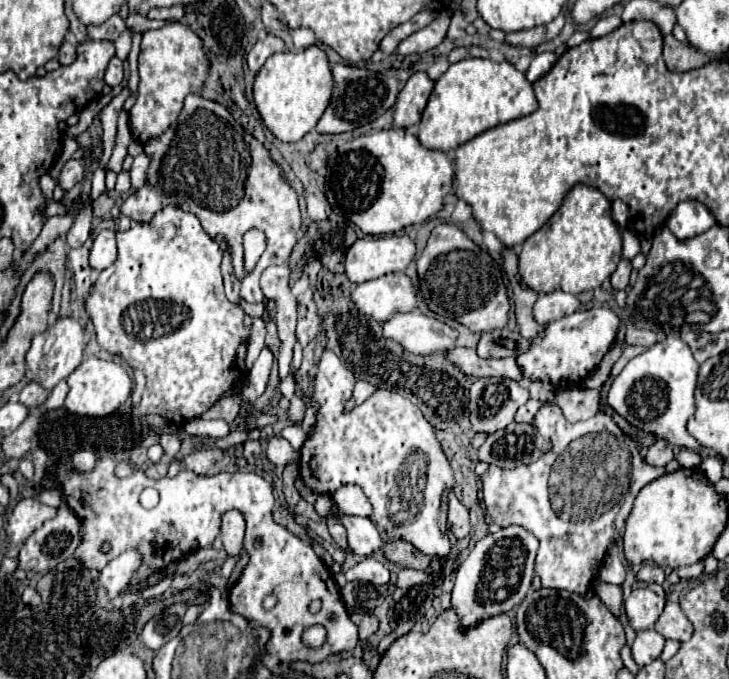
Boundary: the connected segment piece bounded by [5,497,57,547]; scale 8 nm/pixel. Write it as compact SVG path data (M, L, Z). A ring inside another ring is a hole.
M29 497L29 499L21 499L15 509L9 515L7 527L5 527L5 535L7 535L7 545L9 547L17 547L21 545L29 533L33 533L33 529L41 527L45 519L55 517L57 509L55 507L47 507L43 503L39 503L37 499Z

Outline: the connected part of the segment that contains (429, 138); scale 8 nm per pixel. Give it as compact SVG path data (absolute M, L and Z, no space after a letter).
M463 59L435 81L435 89L423 111L419 141L427 149L449 151L471 141L473 137L501 123L531 115L537 109L531 83L508 61L493 63L489 59Z

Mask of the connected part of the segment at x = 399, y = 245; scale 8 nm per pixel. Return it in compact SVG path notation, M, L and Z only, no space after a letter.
M409 235L363 237L345 255L345 275L353 283L365 283L387 273L403 271L415 257L415 243Z

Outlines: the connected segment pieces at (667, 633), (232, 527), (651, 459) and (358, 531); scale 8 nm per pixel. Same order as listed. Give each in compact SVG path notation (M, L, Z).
M667 601L665 611L655 623L655 629L665 637L673 641L687 641L693 635L693 625L689 625L689 619L681 611L679 603Z
M237 511L237 523L227 523L227 519L229 515L223 515L223 523L221 523L223 547L229 555L239 555L243 545L243 535L245 535L245 519L239 511Z
M657 439L657 441L649 447L649 451L647 451L647 455L645 455L645 461L647 461L649 465L653 465L653 467L665 467L671 459L673 459L673 449L671 449L669 443L665 443L665 441L661 441L661 439Z
M333 503L331 507L335 519L345 527L347 531L347 541L349 547L353 549L355 555L359 557L369 557L379 549L379 541L377 541L377 531L369 529L369 521L367 517L357 517L357 515L343 515L337 507L337 503Z

